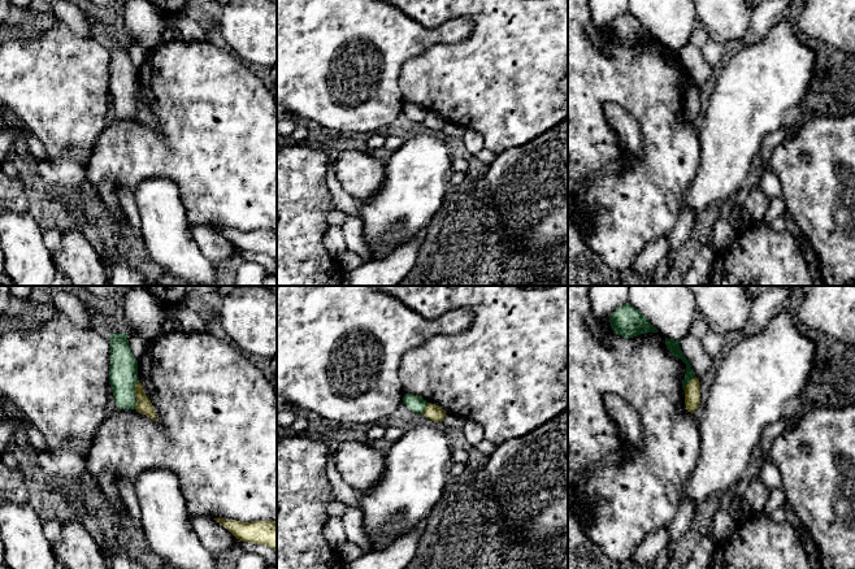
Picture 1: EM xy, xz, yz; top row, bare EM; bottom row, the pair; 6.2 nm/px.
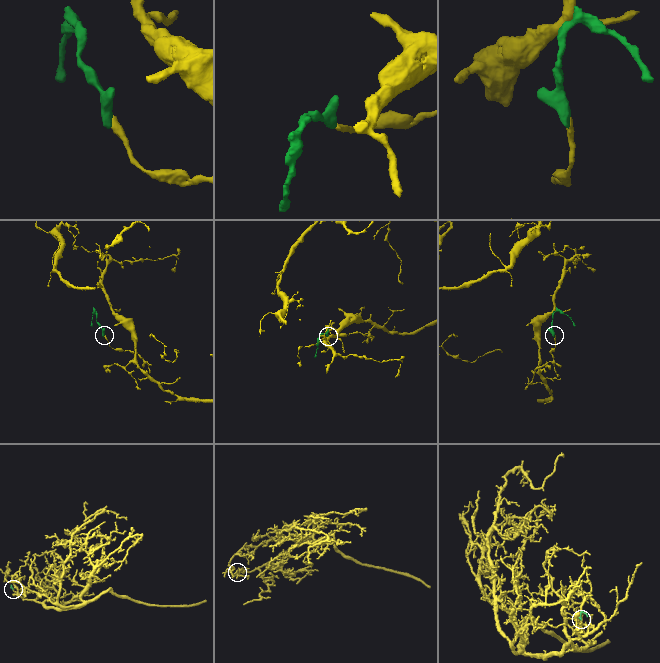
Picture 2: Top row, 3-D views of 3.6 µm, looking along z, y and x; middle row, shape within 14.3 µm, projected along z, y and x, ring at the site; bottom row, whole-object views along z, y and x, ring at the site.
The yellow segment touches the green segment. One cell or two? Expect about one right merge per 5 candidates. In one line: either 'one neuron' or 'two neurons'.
two neurons

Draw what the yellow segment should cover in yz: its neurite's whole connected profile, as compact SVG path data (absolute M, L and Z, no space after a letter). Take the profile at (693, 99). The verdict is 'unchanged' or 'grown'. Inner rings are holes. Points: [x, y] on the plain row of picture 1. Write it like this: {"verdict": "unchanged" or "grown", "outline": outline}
{"verdict": "unchanged", "outline": "M693 87L686 94L685 99L685 114L687 121L691 123L699 117L700 113L700 95L699 95L699 87Z"}

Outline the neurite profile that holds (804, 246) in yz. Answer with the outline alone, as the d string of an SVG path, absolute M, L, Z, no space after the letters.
M800 235L798 238L798 244L799 244L799 248L800 248L800 252L802 252L803 257L806 259L806 261L808 264L817 262L816 253L813 252L810 242L803 235Z

